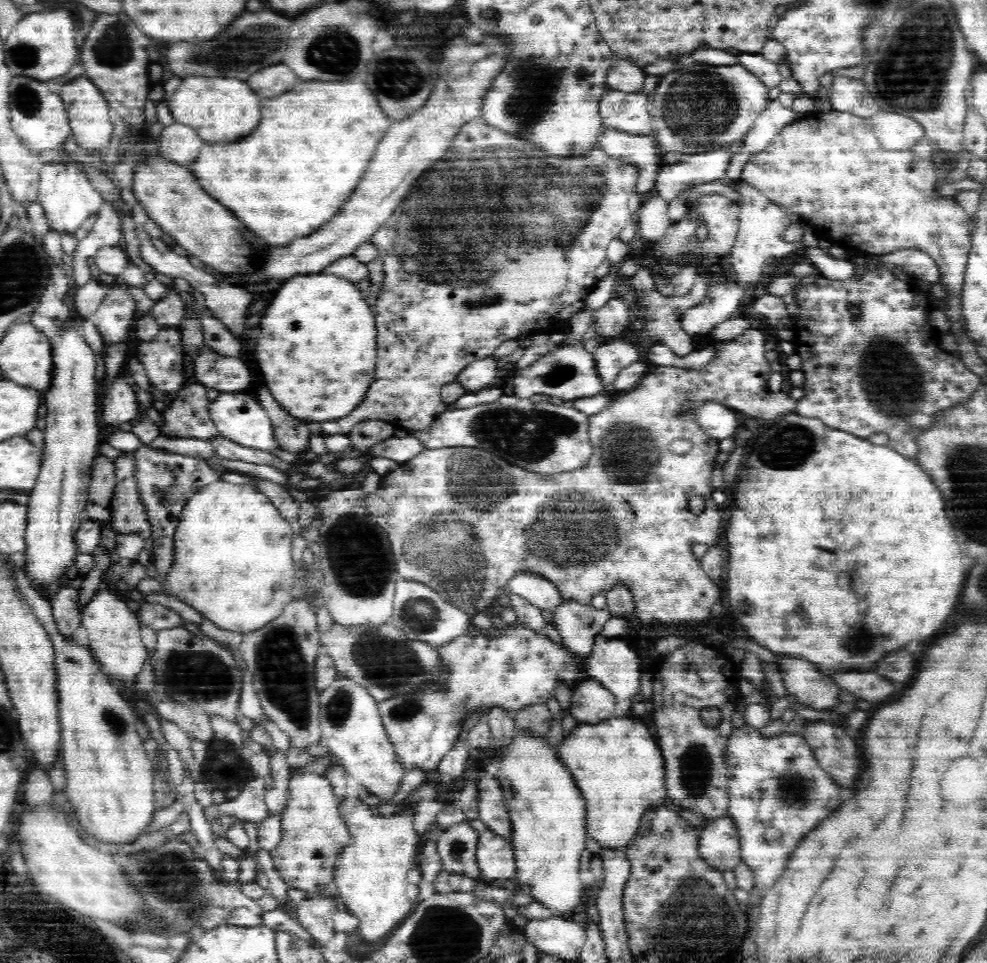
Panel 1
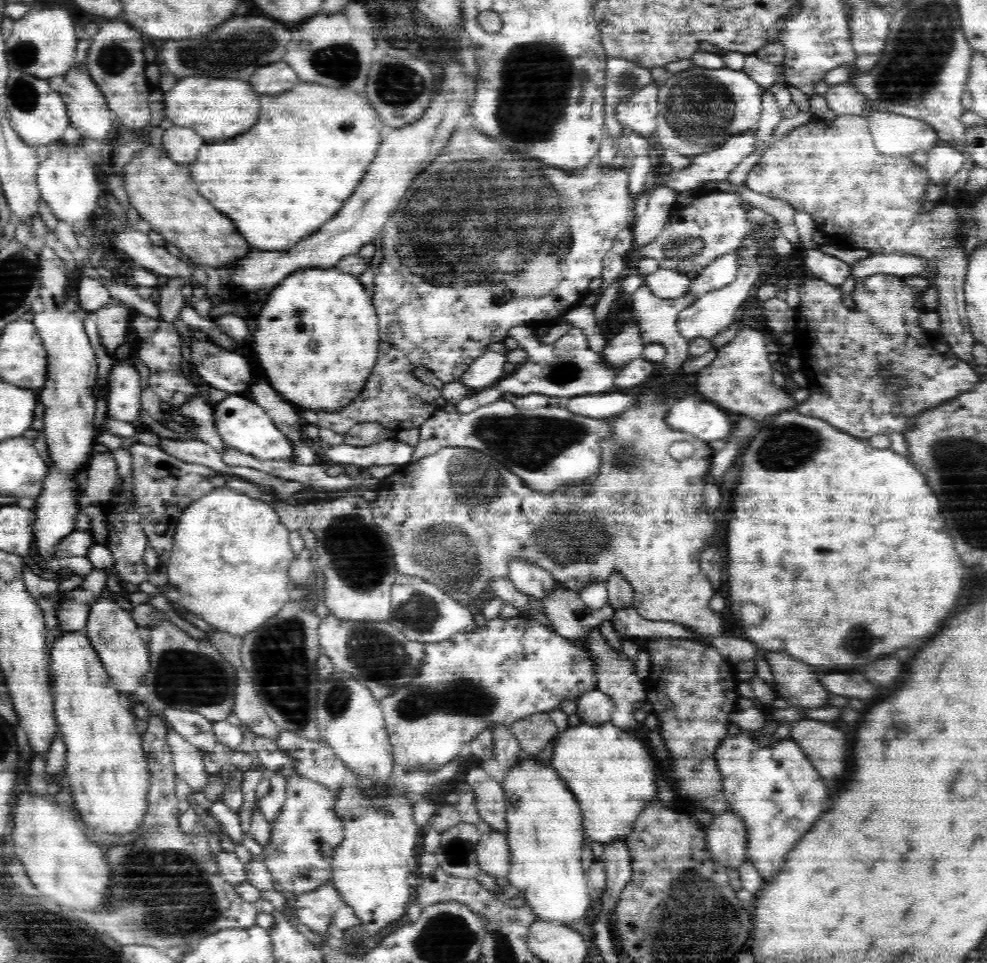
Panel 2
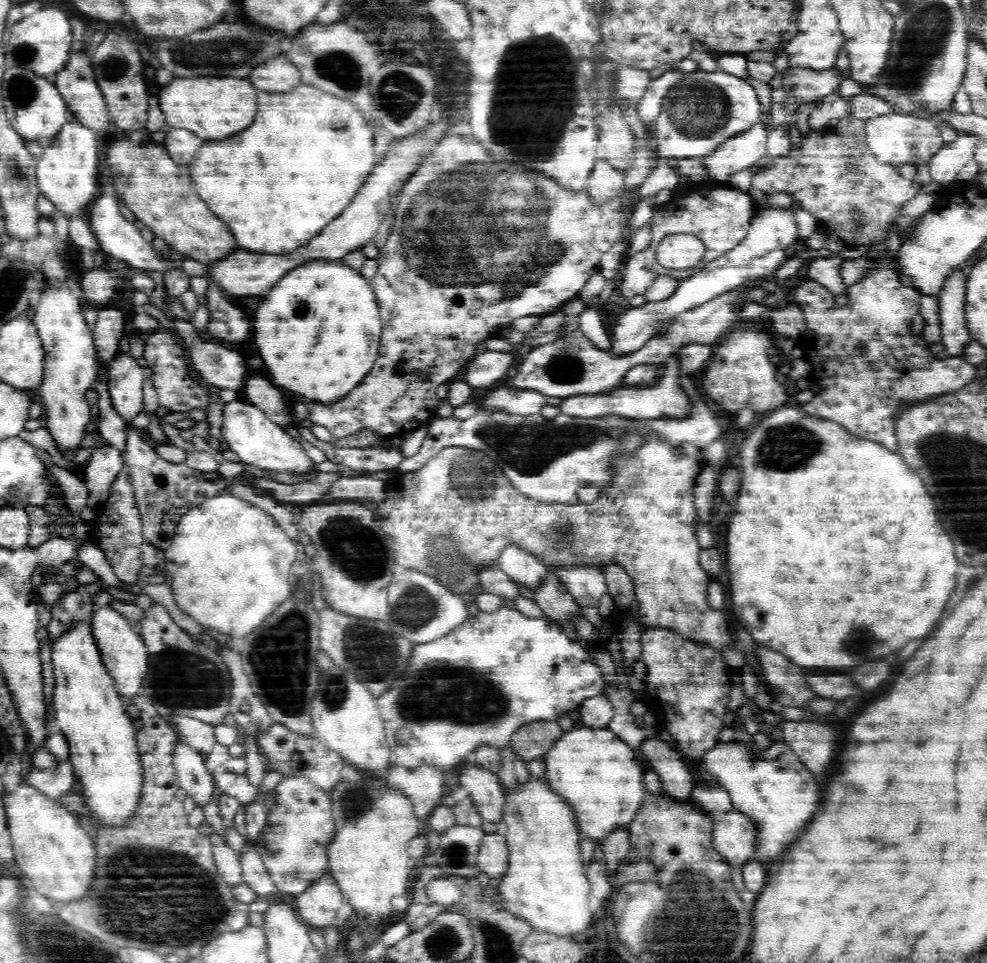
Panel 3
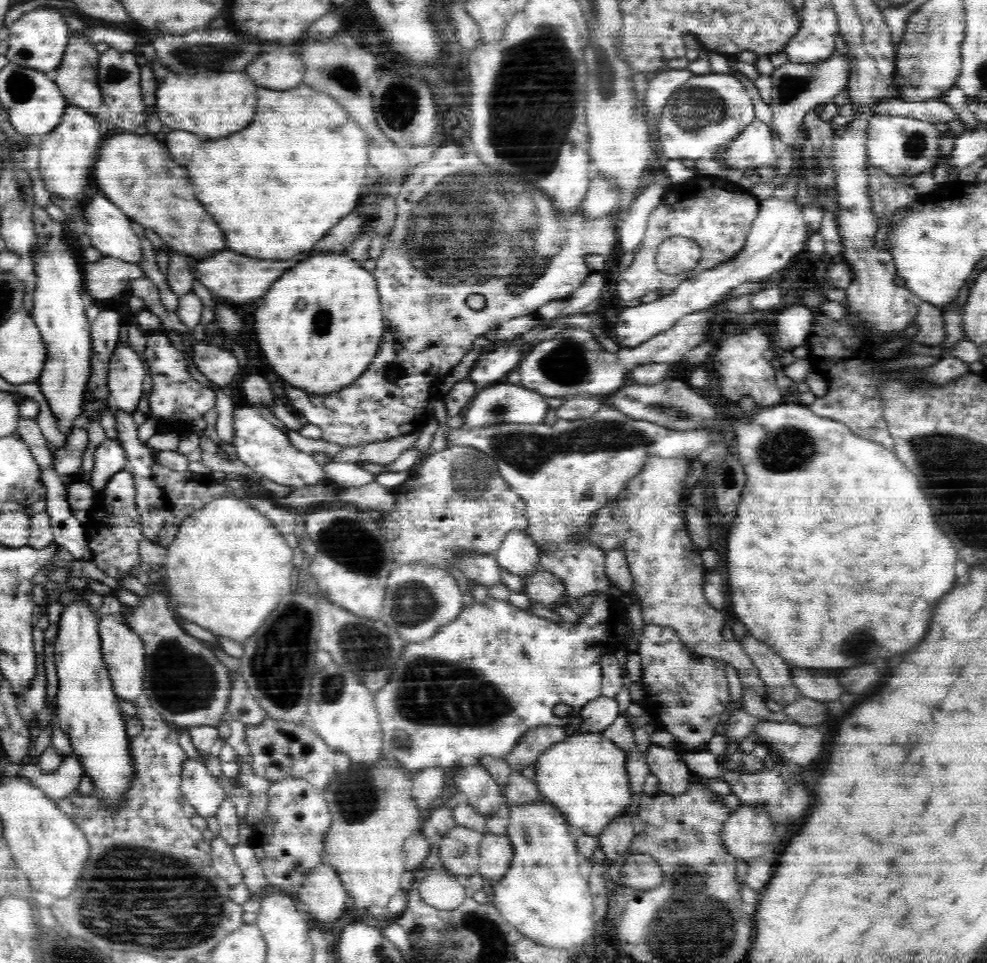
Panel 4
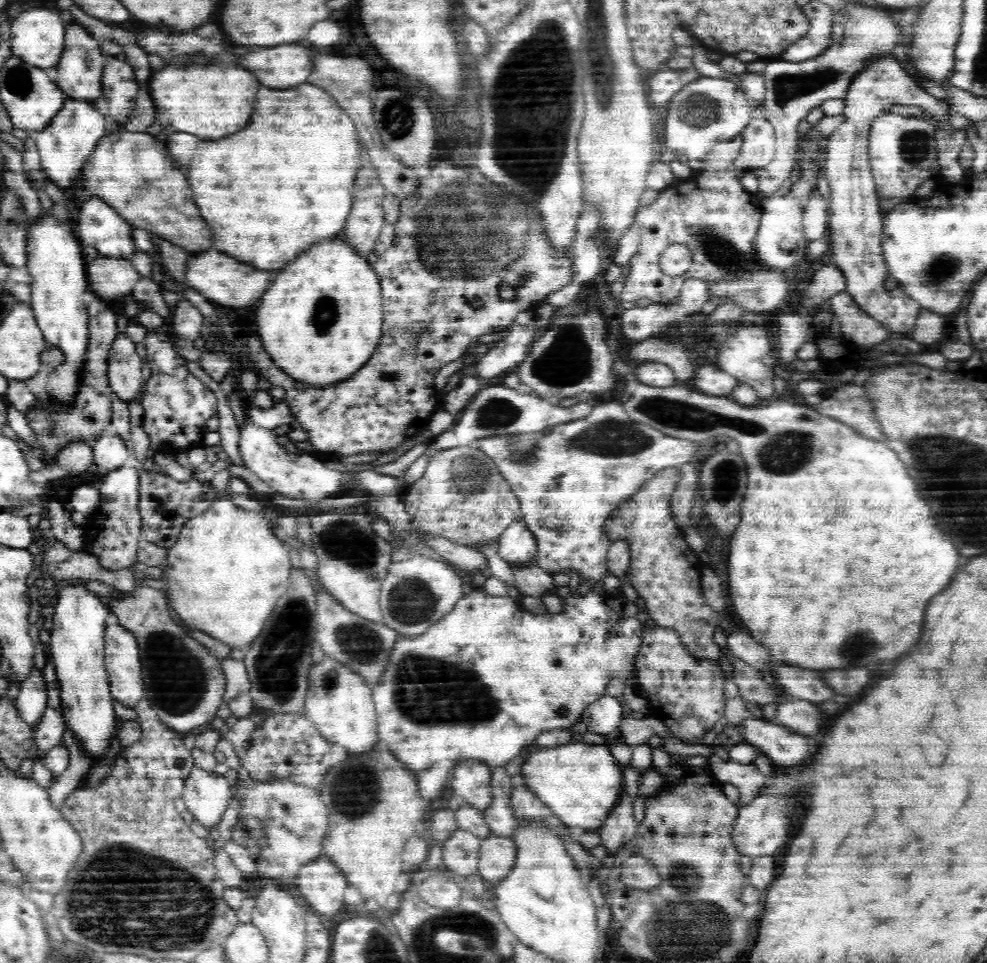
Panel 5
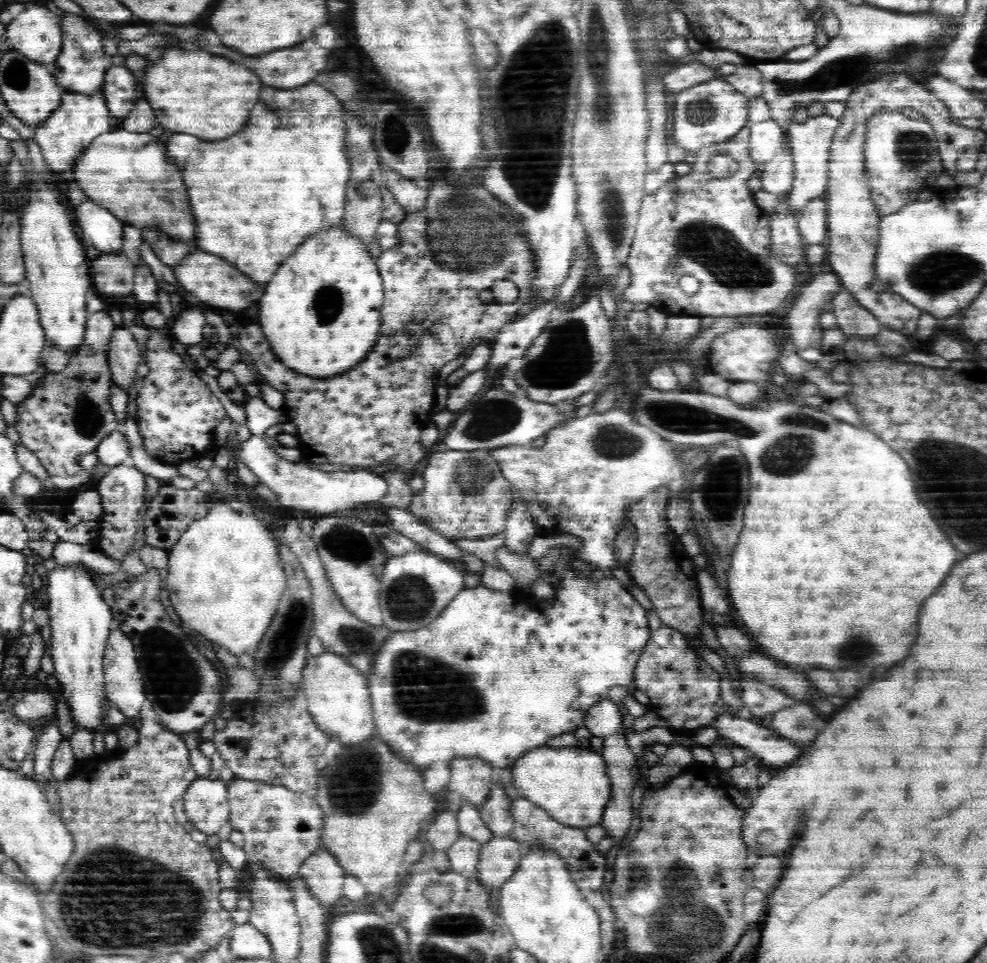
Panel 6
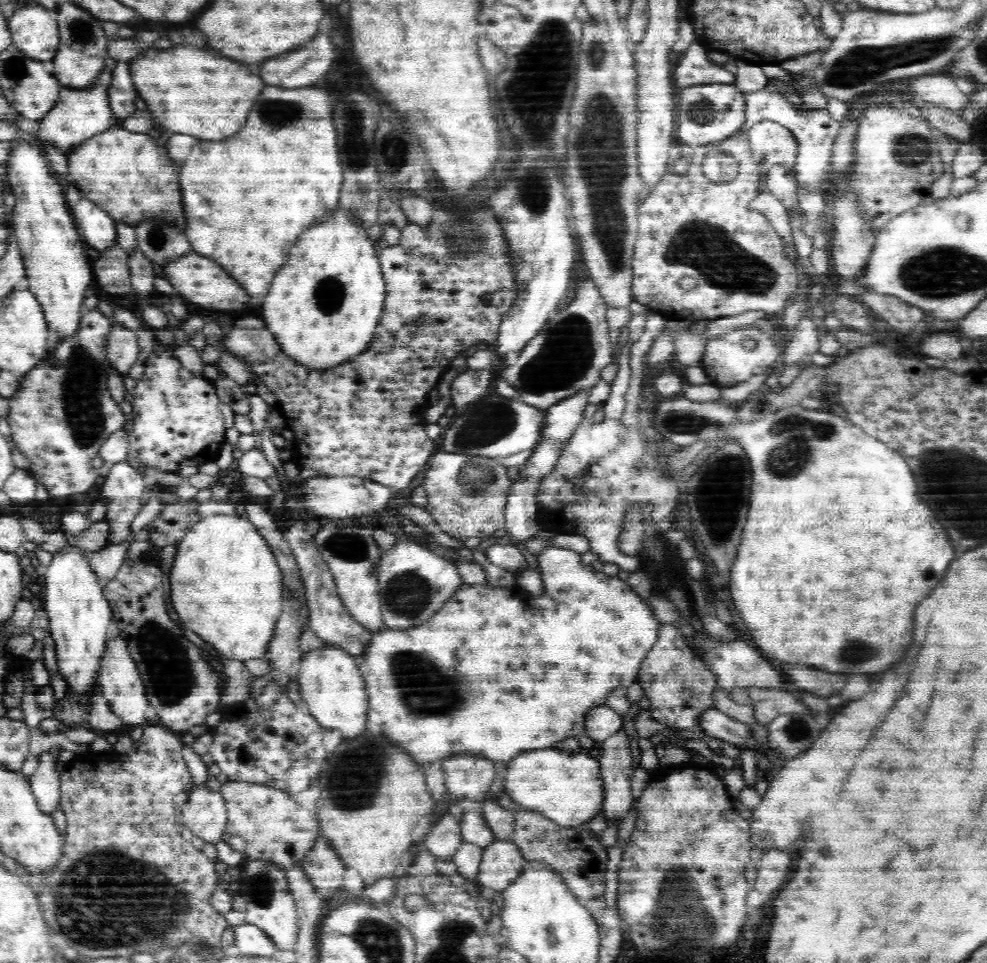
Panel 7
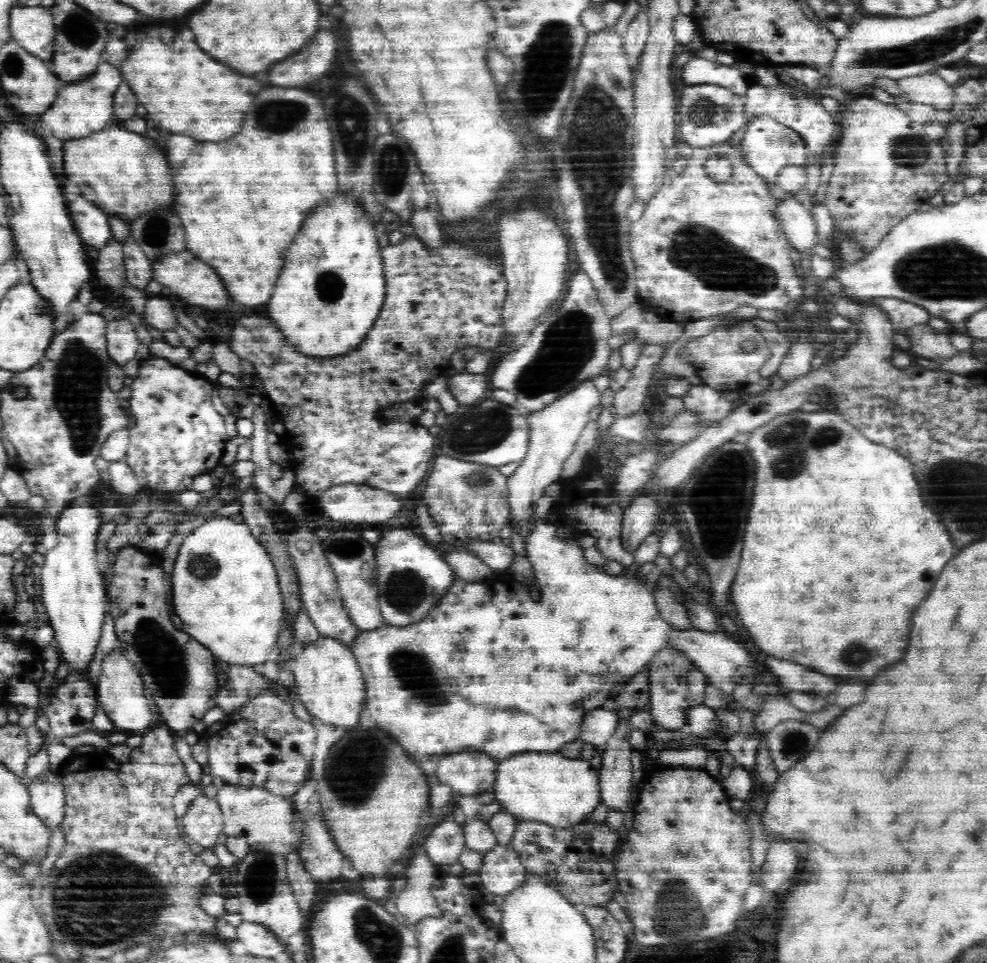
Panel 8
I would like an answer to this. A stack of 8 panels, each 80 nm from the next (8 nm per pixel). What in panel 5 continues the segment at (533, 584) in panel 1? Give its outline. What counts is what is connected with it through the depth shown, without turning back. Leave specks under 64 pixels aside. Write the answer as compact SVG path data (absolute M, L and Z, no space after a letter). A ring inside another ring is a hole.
M514 522L498 540L498 554L509 566L534 564L538 543L526 523Z

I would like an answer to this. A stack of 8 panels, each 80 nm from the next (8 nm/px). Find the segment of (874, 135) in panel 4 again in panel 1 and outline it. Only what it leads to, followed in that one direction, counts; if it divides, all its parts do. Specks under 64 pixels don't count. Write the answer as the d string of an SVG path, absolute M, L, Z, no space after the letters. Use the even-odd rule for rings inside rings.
M881 111L873 115L870 121L884 149L912 151L918 140L924 138L924 128L916 120L899 113Z

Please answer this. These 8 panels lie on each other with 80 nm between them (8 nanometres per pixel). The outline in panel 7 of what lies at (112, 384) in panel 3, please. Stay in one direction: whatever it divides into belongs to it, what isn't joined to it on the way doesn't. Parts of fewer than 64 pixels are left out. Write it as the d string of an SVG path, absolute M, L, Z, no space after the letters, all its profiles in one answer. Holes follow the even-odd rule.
M114 324L107 336L107 357L113 370L126 378L132 365L138 360L138 336L126 326Z

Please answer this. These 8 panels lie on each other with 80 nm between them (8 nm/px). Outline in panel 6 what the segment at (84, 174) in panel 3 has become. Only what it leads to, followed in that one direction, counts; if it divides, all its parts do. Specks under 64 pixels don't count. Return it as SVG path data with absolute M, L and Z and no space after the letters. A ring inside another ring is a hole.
M64 94L60 107L52 112L46 123L40 124L31 133L42 150L50 170L64 172L76 166L76 160L84 156L93 140L110 131L110 112L104 96L76 96Z

